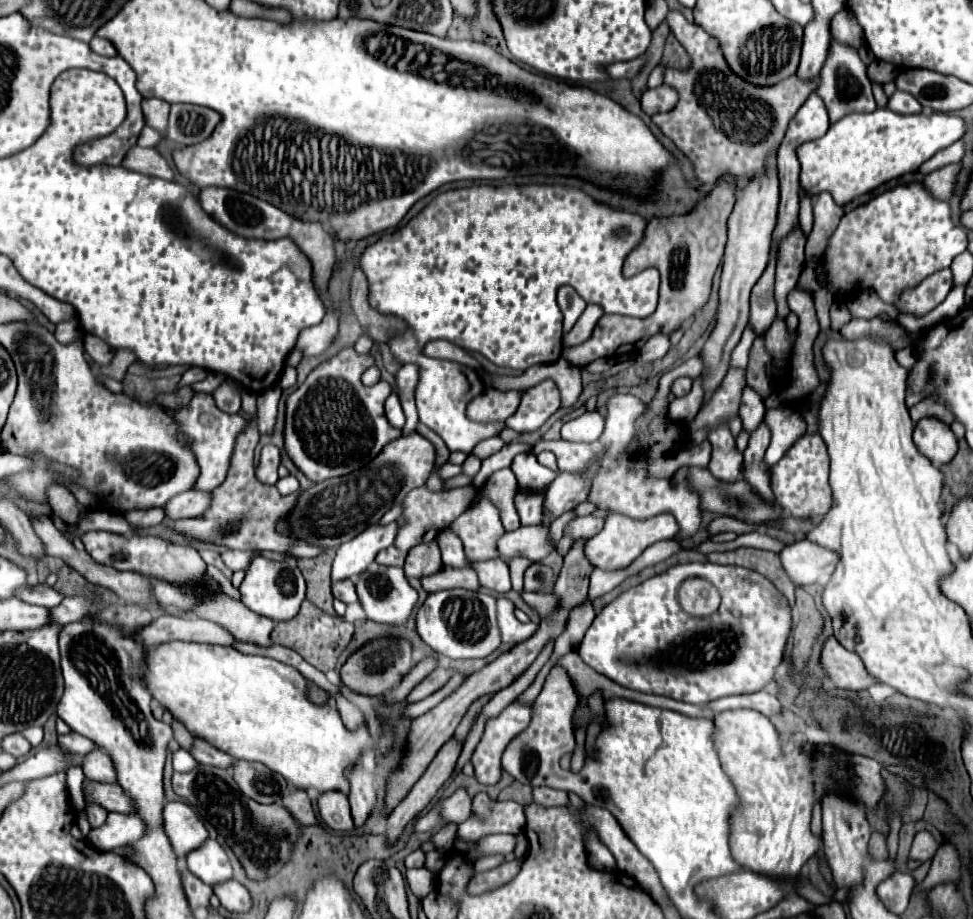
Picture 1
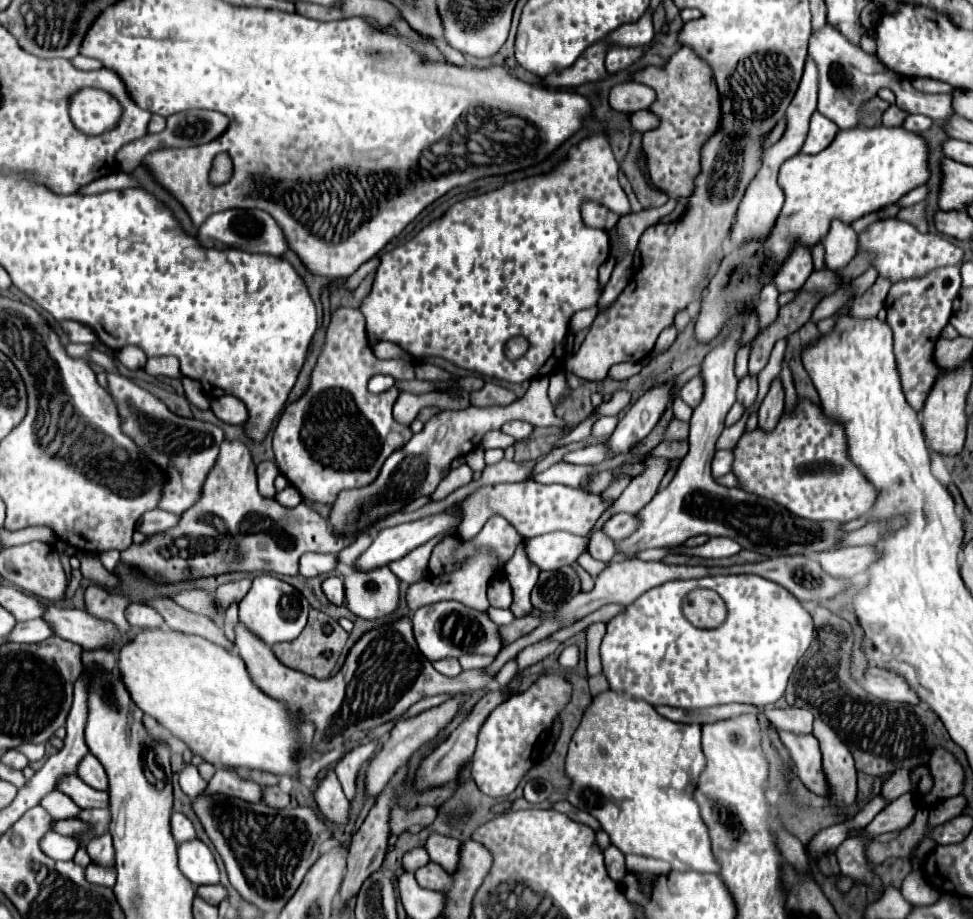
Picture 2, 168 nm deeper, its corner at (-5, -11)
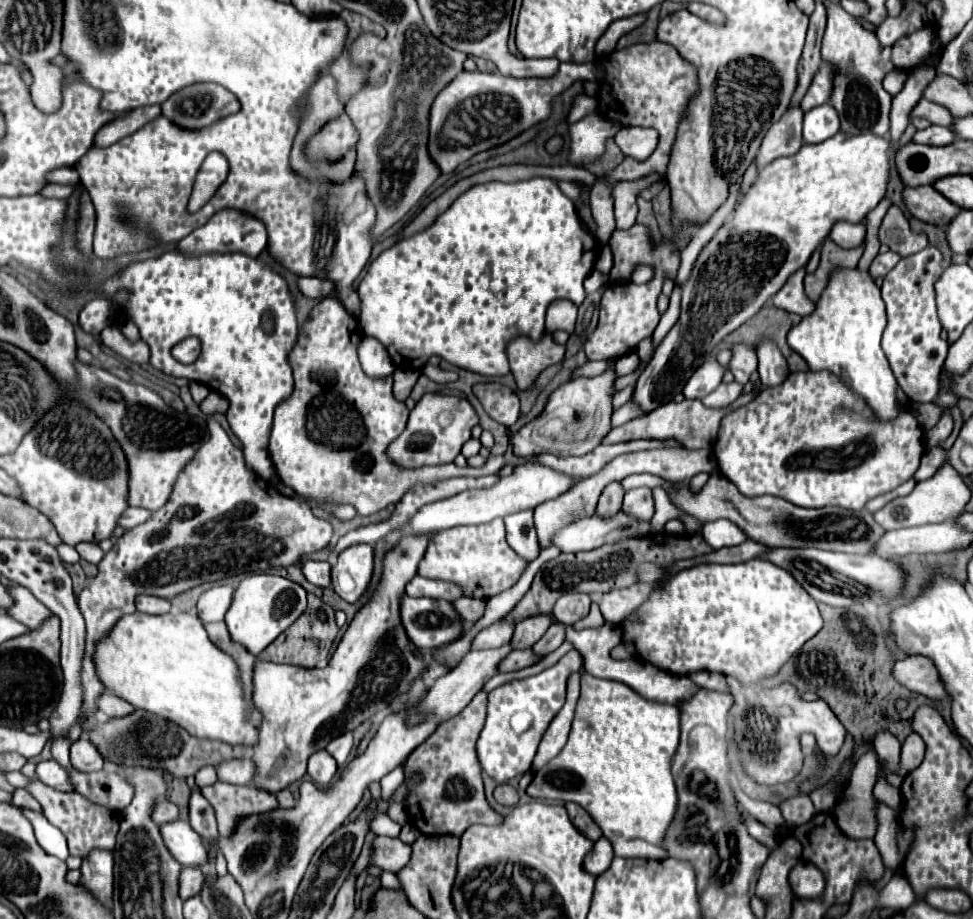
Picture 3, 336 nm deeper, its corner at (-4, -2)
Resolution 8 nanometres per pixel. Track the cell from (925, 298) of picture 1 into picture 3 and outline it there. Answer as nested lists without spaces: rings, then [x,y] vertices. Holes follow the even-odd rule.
[[[931,246],[917,254],[901,258],[881,286],[881,296],[887,304],[889,320],[883,334],[883,352],[887,354],[901,390],[919,404],[935,400],[943,360],[949,348],[949,344],[939,336],[941,322],[935,302],[935,282],[941,278],[943,270],[943,254]]]

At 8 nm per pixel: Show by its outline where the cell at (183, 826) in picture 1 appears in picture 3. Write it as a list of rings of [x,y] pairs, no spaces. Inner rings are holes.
[[[163,800],[163,802],[159,802],[159,804],[155,806],[153,820],[155,820],[157,824],[167,824],[167,822],[173,822],[173,820],[177,820],[177,818],[179,818],[179,808],[177,808],[173,802]]]

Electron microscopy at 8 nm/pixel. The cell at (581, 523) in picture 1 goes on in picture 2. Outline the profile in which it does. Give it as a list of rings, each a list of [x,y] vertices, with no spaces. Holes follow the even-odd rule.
[[[616,513],[604,523],[602,529],[618,543],[620,539],[628,537],[632,529],[636,529],[636,513]]]

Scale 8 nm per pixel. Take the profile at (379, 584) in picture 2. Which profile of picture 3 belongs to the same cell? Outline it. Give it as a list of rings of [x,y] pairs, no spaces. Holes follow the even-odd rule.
[[[357,544],[339,554],[337,564],[331,570],[335,592],[345,602],[357,602],[371,584],[373,578],[373,546]]]

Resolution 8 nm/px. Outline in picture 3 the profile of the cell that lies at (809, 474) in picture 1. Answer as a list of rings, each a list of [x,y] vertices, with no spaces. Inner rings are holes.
[[[809,370],[789,374],[783,384],[761,390],[753,402],[729,412],[721,420],[713,452],[721,474],[731,478],[741,494],[773,494],[805,508],[841,506],[861,510],[871,498],[895,490],[915,474],[923,456],[921,438],[923,430],[907,410],[903,410],[899,420],[891,420],[891,424],[875,424],[871,410],[863,408],[863,400],[851,396],[835,376]]]

